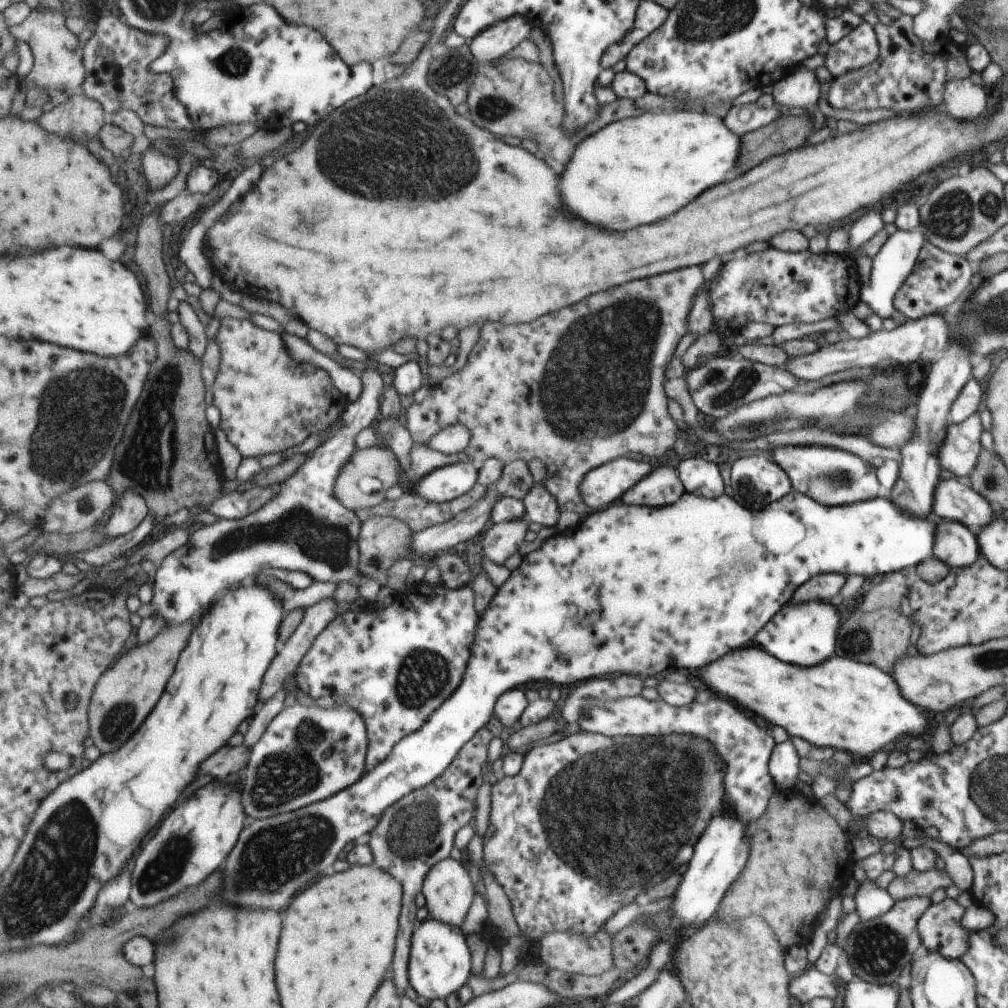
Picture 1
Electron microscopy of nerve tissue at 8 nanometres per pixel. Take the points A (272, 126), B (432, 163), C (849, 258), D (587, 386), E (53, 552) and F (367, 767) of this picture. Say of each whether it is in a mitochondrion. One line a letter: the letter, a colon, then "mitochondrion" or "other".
A: other
B: mitochondrion
C: other
D: mitochondrion
E: other
F: other

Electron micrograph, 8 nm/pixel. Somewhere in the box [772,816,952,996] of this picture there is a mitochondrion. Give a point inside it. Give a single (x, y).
(878, 950)

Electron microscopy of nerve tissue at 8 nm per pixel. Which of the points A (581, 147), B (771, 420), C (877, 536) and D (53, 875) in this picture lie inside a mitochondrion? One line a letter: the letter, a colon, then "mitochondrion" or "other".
A: other
B: mitochondrion
C: other
D: mitochondrion

